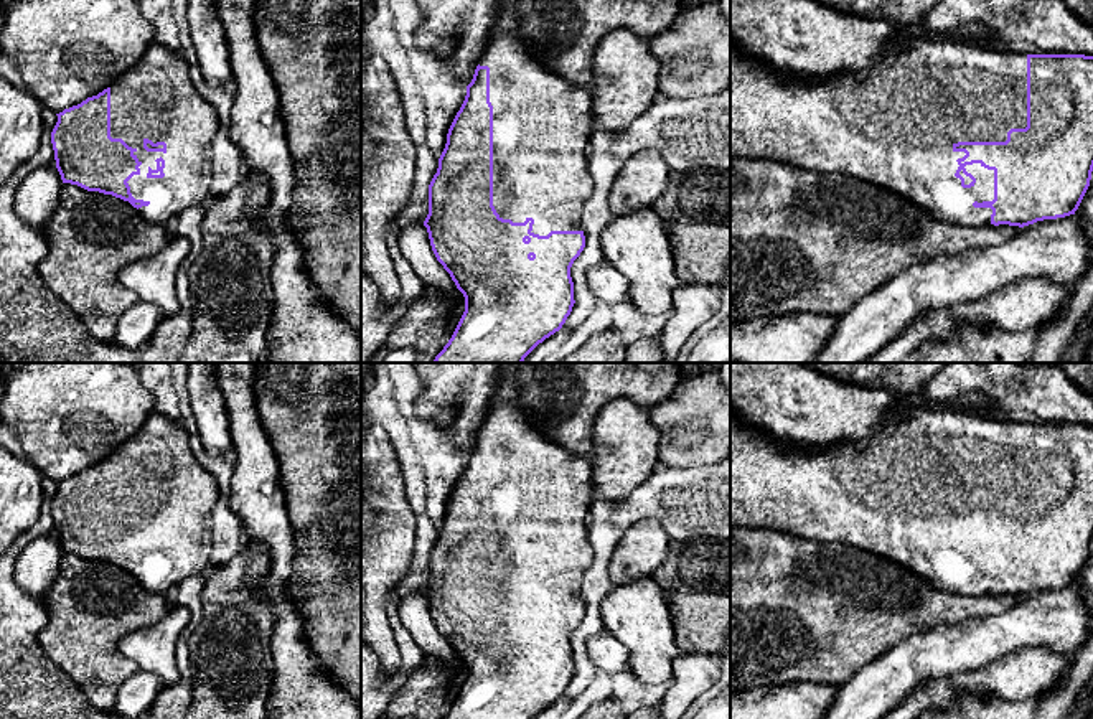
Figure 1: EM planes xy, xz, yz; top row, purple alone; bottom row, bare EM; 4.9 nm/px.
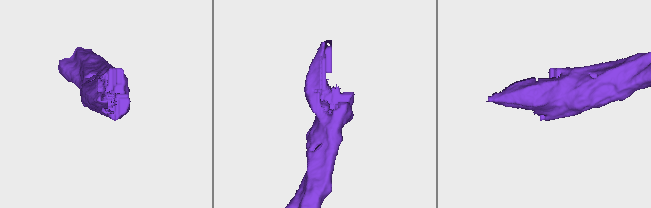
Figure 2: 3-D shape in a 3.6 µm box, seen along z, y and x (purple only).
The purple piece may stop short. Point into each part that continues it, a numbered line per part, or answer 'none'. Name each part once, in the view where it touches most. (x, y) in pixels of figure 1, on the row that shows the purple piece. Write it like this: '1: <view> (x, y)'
1: yz (892, 124)

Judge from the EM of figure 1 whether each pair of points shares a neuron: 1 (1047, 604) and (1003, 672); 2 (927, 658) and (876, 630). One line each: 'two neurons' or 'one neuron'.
1: one neuron
2: two neurons

